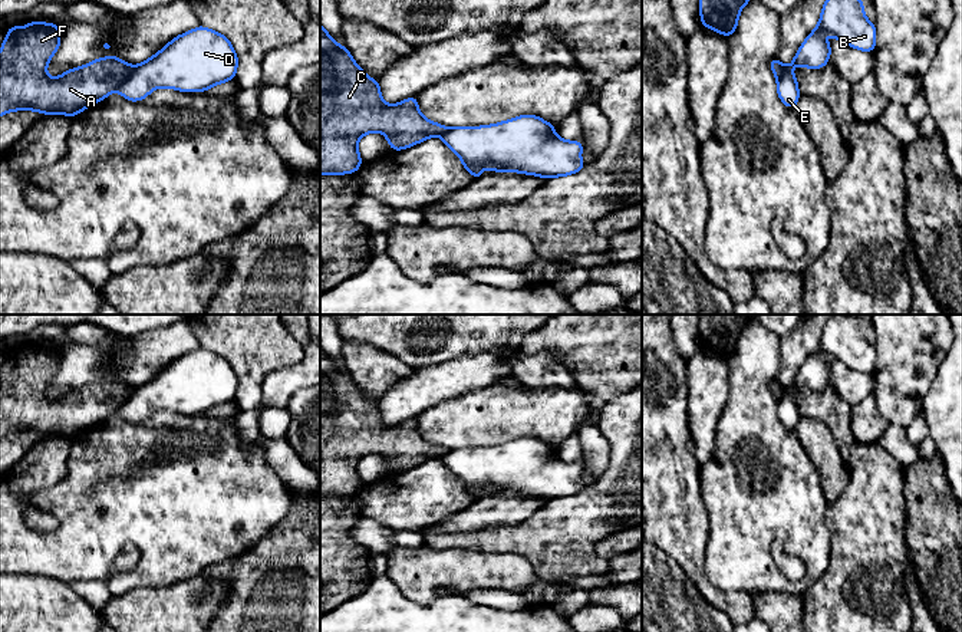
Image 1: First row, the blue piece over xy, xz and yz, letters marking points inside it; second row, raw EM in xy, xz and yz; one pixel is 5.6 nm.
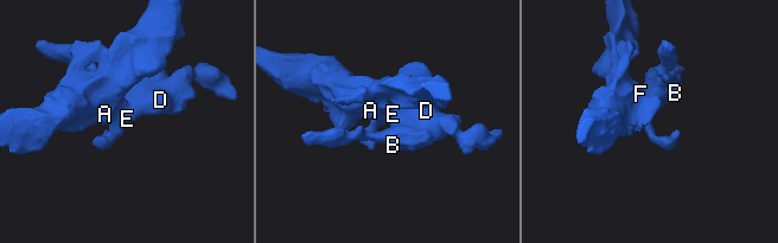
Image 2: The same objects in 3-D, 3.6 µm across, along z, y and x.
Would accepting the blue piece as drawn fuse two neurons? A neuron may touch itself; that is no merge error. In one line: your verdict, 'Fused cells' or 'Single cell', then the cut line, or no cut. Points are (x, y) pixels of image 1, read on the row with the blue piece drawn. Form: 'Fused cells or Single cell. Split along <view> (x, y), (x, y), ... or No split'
Fused cells. Split along xy (132, 66), (128, 76), (115, 89)

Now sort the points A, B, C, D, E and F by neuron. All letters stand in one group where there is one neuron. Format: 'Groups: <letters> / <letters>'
Groups: A C F / B D E

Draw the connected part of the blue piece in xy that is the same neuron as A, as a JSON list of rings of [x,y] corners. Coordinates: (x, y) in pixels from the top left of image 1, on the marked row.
[[[55,23],[9,26],[0,49],[0,116],[11,111],[37,111],[43,115],[62,113],[72,118],[103,101],[128,78],[132,66],[116,56],[101,57],[50,78],[46,68],[60,46],[60,34],[60,26]]]

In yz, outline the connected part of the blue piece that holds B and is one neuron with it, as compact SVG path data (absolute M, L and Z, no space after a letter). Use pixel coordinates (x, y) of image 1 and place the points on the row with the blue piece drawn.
M826 0L823 4L820 20L816 29L807 36L807 39L800 46L793 62L785 66L781 78L777 80L777 93L787 108L795 108L800 98L798 83L795 75L791 72L794 66L804 66L807 69L821 69L827 65L831 55L831 47L828 42L823 37L827 32L834 37L834 40L841 40L853 49L863 52L873 52L876 46L876 26L869 22L864 16L864 6L861 0Z

